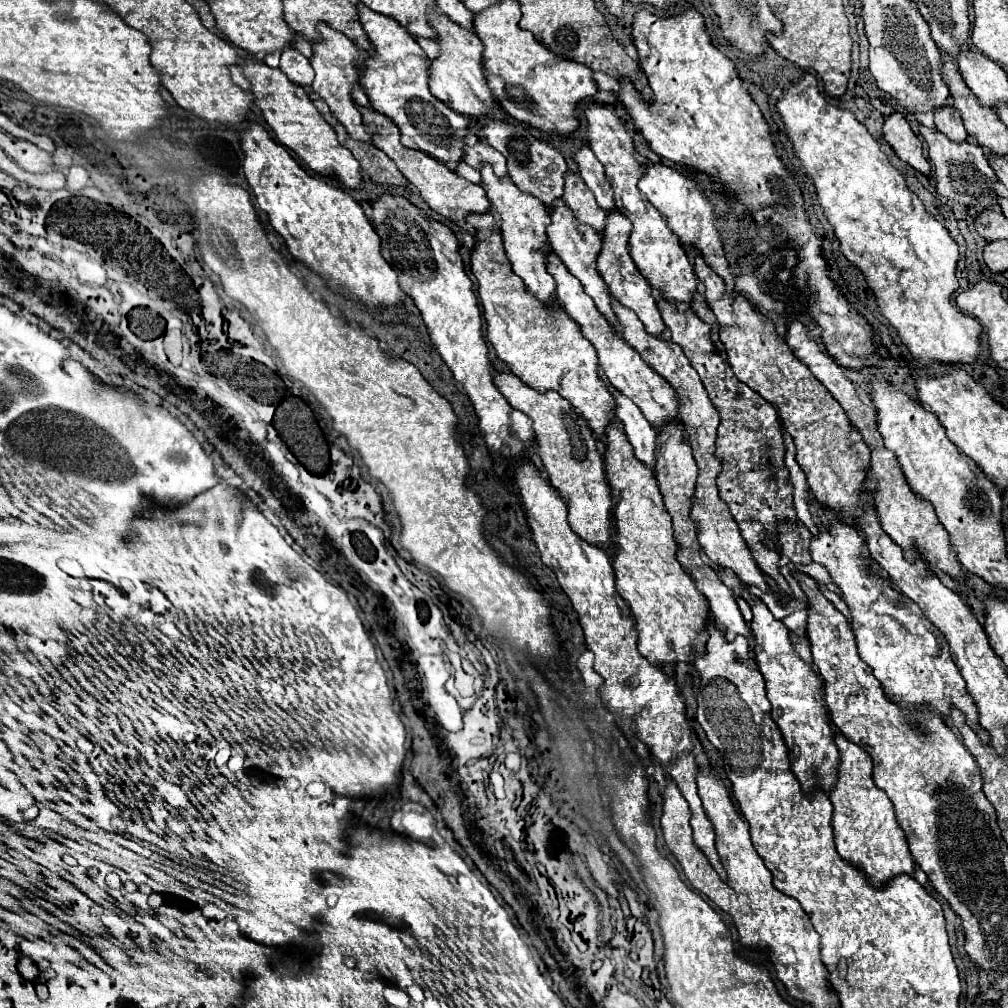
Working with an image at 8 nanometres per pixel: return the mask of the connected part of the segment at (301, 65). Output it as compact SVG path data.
M295 48L281 54L281 70L285 72L285 76L289 80L293 80L295 84L299 84L303 88L309 88L313 82L313 68L311 68L309 60Z

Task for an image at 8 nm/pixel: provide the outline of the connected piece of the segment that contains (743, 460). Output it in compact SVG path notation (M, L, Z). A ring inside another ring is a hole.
M657 298L657 306L667 328L671 330L671 340L683 348L721 418L715 452L715 456L723 462L723 472L717 480L719 496L729 506L759 568L773 578L785 594L791 596L791 588L779 572L781 552L777 544L777 526L781 522L797 524L797 516L793 506L793 486L789 480L789 470L785 468L785 444L777 412L755 390L735 378L731 366L715 350L709 338L709 326L701 322L693 310L679 312L673 302L663 298Z

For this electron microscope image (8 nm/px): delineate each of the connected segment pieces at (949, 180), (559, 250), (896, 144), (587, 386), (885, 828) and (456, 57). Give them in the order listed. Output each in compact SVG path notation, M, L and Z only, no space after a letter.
M923 124L919 128L919 132L929 146L927 152L929 152L929 162L935 168L937 194L941 194L953 202L973 206L977 212L983 212L997 204L997 192L995 192L997 176L995 176L995 172L991 172L991 166L987 162L985 152L981 150L981 146L969 144L969 142L953 142L947 136L943 136L937 128L927 128Z
M555 200L555 204L551 206L551 226L547 228L547 236L549 236L549 244L551 250L561 258L561 262L565 264L565 268L583 284L583 290L593 298L595 308L599 308L599 312L607 318L607 322L611 324L613 332L619 332L619 320L611 308L611 296L607 292L607 284L603 282L599 270L597 270L597 256L601 252L601 236L597 232L591 232L591 228L579 224L579 220L575 220L575 216L571 216L571 212L567 210L567 206L559 200Z
M891 114L885 120L883 136L903 162L907 162L915 170L919 170L923 176L929 176L931 166L921 154L921 140L917 140L909 122L901 114Z
M493 214L473 216L467 222L477 232L475 250L471 254L471 272L479 282L477 292L487 320L487 340L493 344L497 358L507 364L511 374L533 390L559 392L565 400L569 400L573 412L583 416L597 438L605 442L605 428L615 416L615 400L599 372L595 348L591 348L589 340L579 336L579 328L575 328L575 322L559 308L559 304L547 312L535 296L527 296L523 280L511 272Z
M837 734L835 744L839 748L839 772L837 772L837 784L829 794L829 800L833 804L833 830L835 830L835 844L839 856L849 862L855 868L861 868L861 872L867 876L867 882L875 888L885 886L889 880L893 880L899 874L913 874L915 862L909 852L905 832L897 824L893 814L893 804L887 798L885 792L881 792L873 784L873 762L857 748L853 742L847 742L845 736Z
M439 10L431 12L431 26L439 36L437 44L441 50L441 56L437 60L433 60L429 66L431 94L437 100L445 102L451 110L455 110L463 116L481 118L481 116L493 114L495 98L487 86L487 80L483 76L483 68L481 68L481 58L483 58L481 40L473 32L459 28L459 24L451 24L451 20L447 20L443 16L443 12L439 12Z

